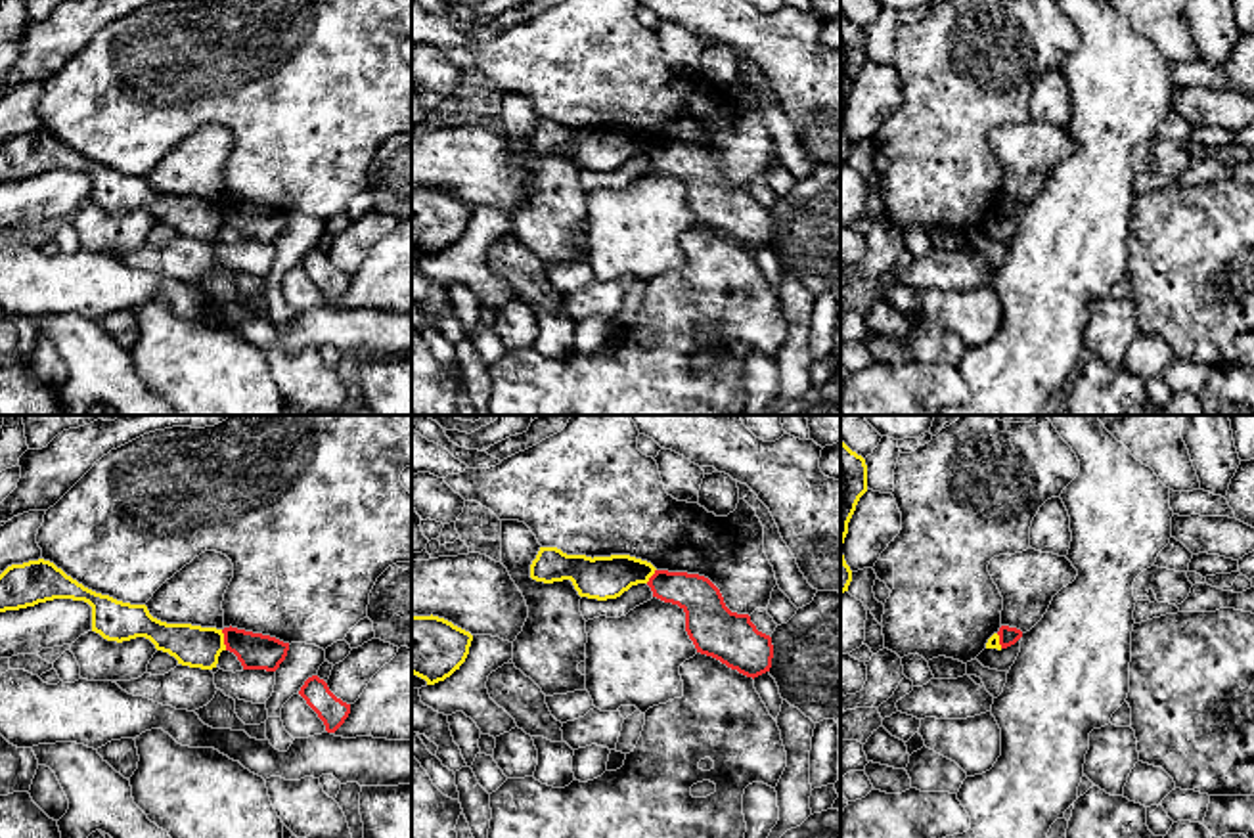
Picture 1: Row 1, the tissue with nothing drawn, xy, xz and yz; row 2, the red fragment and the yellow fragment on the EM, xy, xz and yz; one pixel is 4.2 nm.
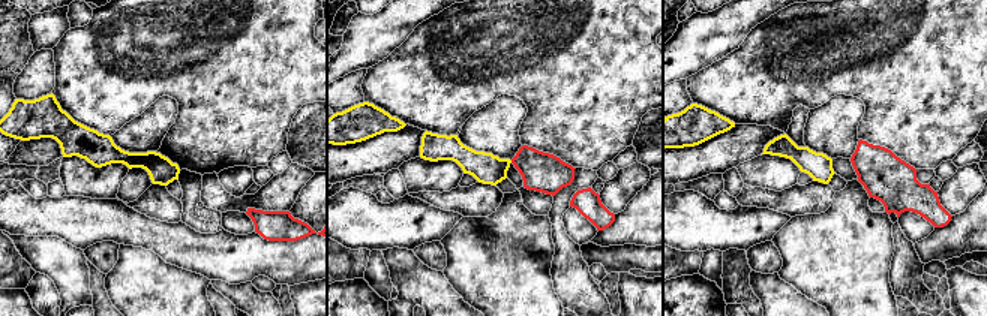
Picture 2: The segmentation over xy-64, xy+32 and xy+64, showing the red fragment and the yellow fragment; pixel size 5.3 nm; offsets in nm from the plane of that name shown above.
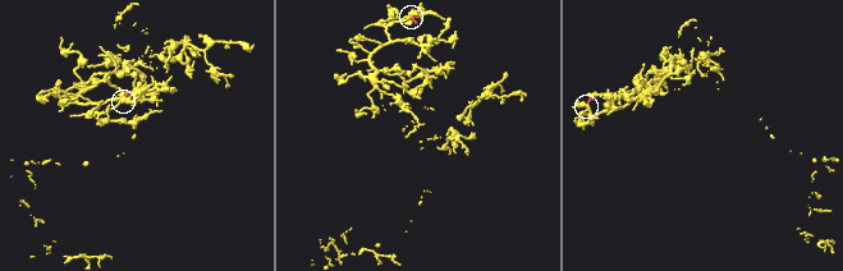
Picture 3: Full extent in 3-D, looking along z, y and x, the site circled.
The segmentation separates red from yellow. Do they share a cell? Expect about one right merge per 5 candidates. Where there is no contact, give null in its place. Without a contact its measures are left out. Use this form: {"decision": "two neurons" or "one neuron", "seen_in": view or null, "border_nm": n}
{"decision": "two neurons", "seen_in": "xy", "border_nm": 90}

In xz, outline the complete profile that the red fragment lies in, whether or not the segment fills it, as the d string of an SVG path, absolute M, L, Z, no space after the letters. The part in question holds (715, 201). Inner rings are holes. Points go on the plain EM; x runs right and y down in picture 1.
M655 142L647 157L653 168L678 176L685 184L685 203L697 224L752 251L770 243L772 209L758 203L749 186L731 184L708 149Z

